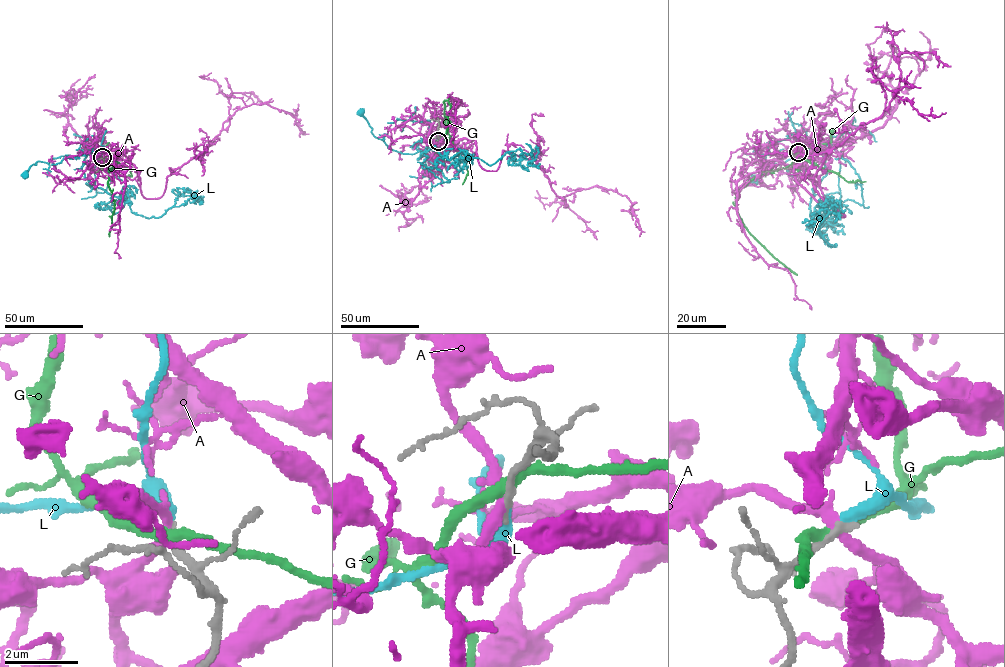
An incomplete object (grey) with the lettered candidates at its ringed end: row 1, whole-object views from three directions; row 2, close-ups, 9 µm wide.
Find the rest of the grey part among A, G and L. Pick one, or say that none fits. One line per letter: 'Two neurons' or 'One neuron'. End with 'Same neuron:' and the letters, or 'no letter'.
A: Two neurons
G: Two neurons
L: One neuron
Same neuron: L

